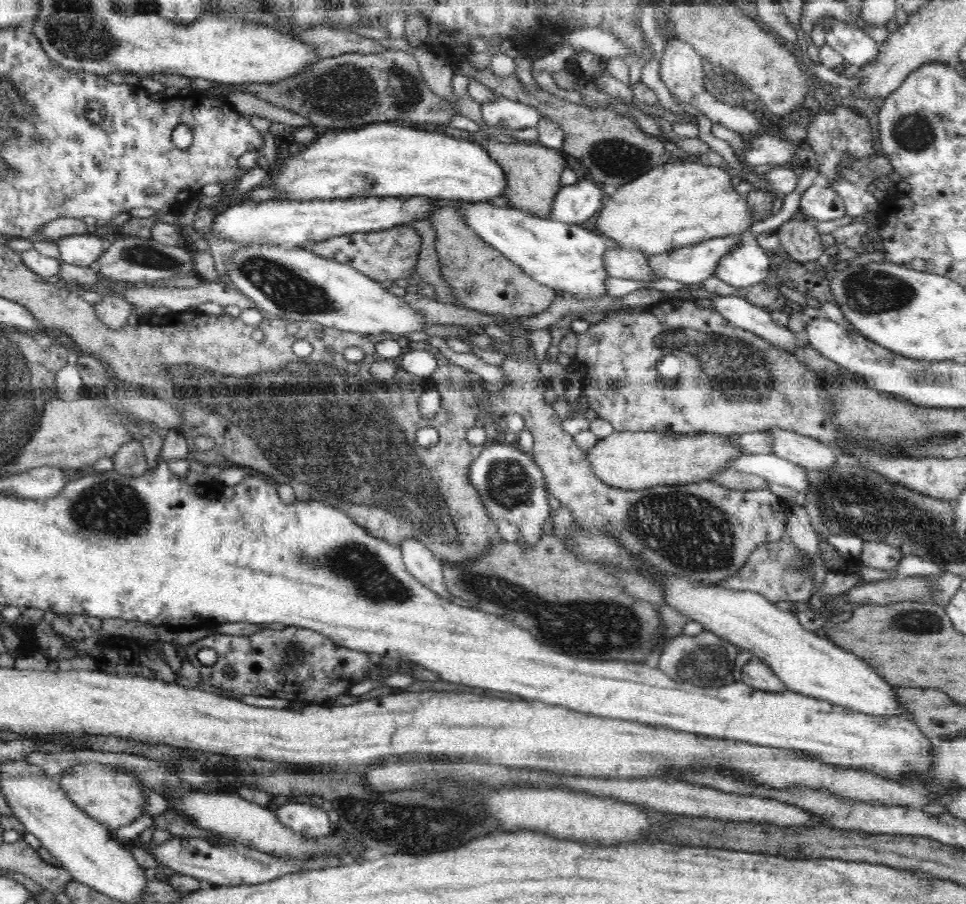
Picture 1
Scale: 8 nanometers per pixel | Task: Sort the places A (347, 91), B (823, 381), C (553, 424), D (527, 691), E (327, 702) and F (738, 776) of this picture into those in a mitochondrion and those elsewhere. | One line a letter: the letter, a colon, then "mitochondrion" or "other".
A: mitochondrion
B: other
C: other
D: other
E: other
F: other

